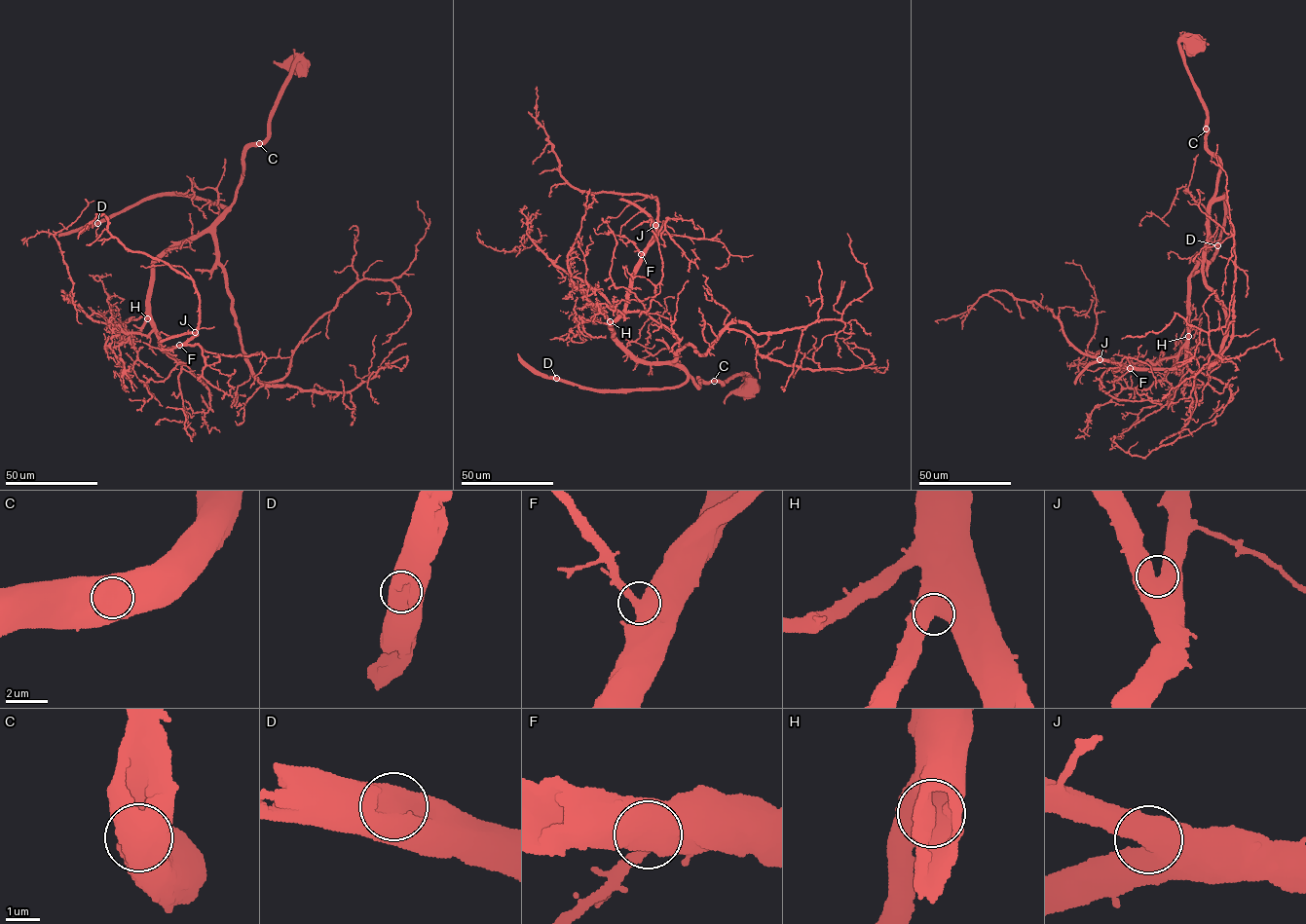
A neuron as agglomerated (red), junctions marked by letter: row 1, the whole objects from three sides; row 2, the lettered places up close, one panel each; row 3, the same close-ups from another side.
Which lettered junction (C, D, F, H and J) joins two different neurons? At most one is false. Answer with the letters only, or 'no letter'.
no letter

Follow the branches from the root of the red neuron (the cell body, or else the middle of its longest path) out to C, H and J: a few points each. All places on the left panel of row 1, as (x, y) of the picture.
C: (301, 64), (299, 59), (295, 64), (271, 119), (269, 135), (259, 144)
H: (301, 64), (299, 59), (294, 65), (269, 135), (246, 150), (234, 203), (154, 263), (147, 318)
J: (301, 64), (269, 135), (246, 150), (234, 203), (154, 263), (150, 323), (159, 346), (166, 351), (195, 332)

